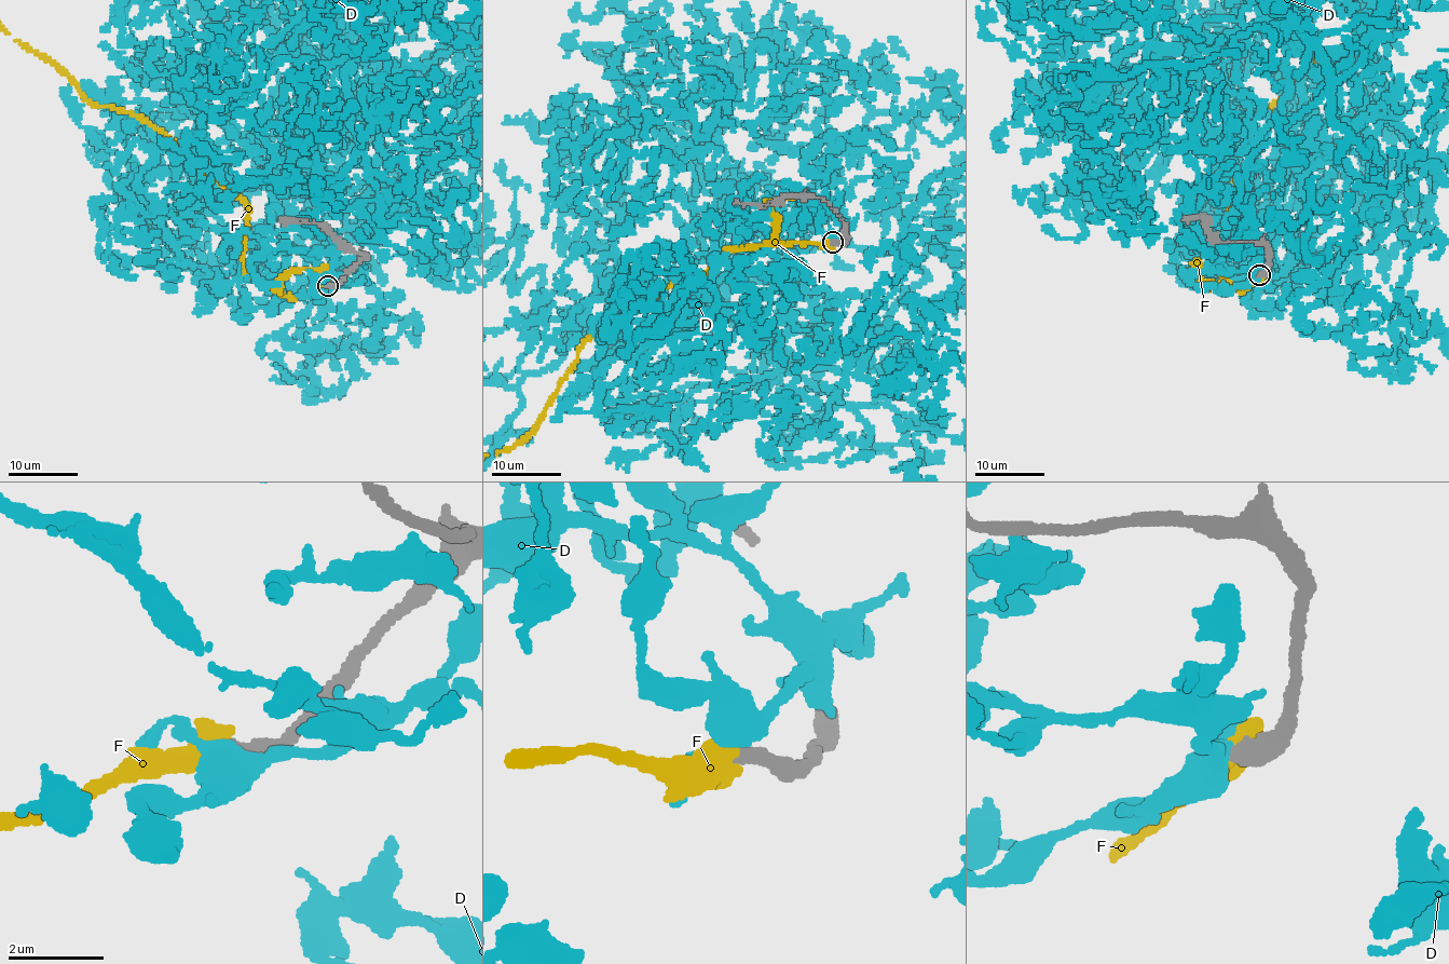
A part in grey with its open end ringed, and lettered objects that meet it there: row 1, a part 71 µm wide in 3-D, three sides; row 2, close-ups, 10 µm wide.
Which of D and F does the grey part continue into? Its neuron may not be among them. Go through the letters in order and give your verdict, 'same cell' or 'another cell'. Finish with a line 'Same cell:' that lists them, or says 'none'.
D: another cell
F: same cell
Same cell: F

